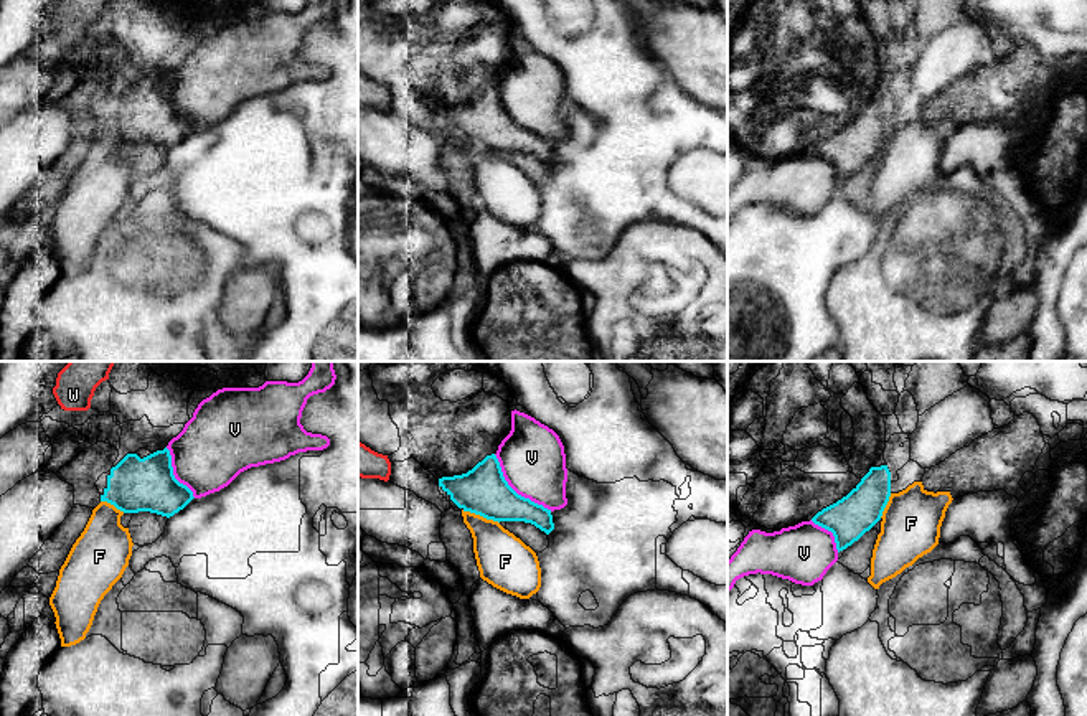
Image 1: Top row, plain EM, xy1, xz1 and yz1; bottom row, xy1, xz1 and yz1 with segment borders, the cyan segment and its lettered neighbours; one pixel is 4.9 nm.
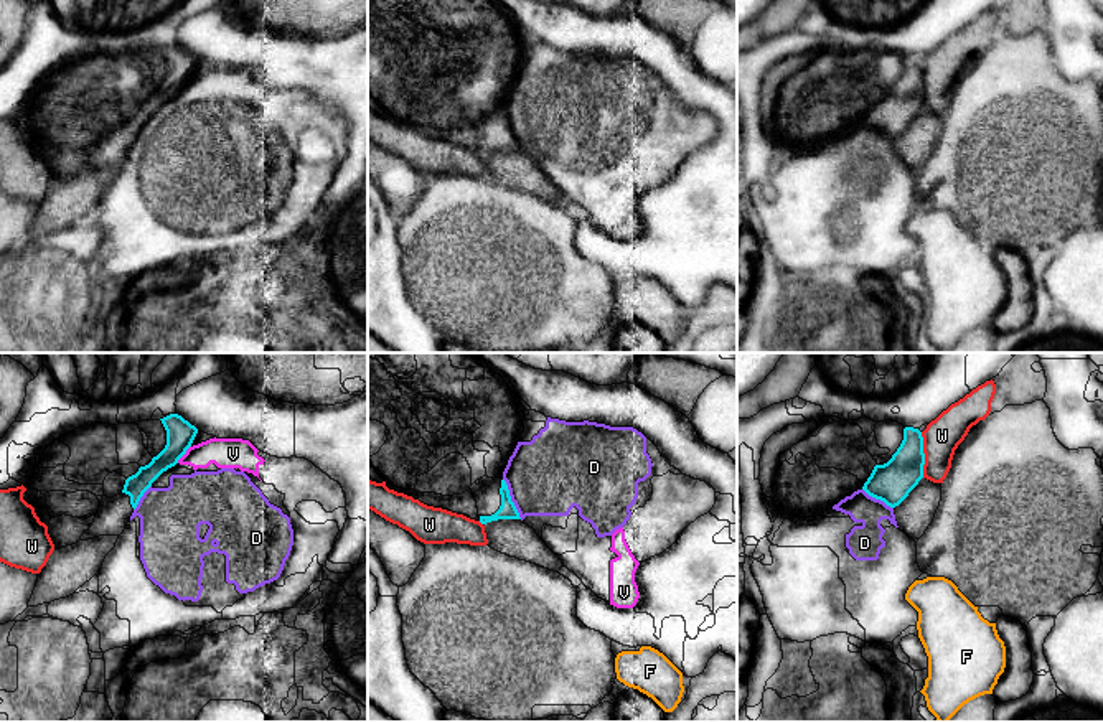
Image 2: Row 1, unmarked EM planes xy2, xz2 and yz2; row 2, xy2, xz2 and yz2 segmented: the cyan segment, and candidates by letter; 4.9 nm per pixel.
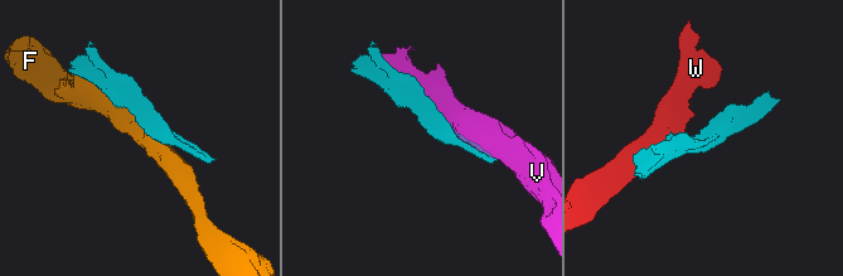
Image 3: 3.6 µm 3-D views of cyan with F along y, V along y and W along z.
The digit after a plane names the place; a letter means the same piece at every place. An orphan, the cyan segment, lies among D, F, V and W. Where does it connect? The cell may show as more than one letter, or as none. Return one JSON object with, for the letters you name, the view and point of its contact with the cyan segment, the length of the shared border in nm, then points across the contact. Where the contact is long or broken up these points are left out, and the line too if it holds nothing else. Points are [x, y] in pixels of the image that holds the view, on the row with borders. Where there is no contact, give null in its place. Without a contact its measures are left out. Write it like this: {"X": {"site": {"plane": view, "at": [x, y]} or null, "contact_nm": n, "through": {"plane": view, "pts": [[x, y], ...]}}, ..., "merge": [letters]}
{"merge": []}

